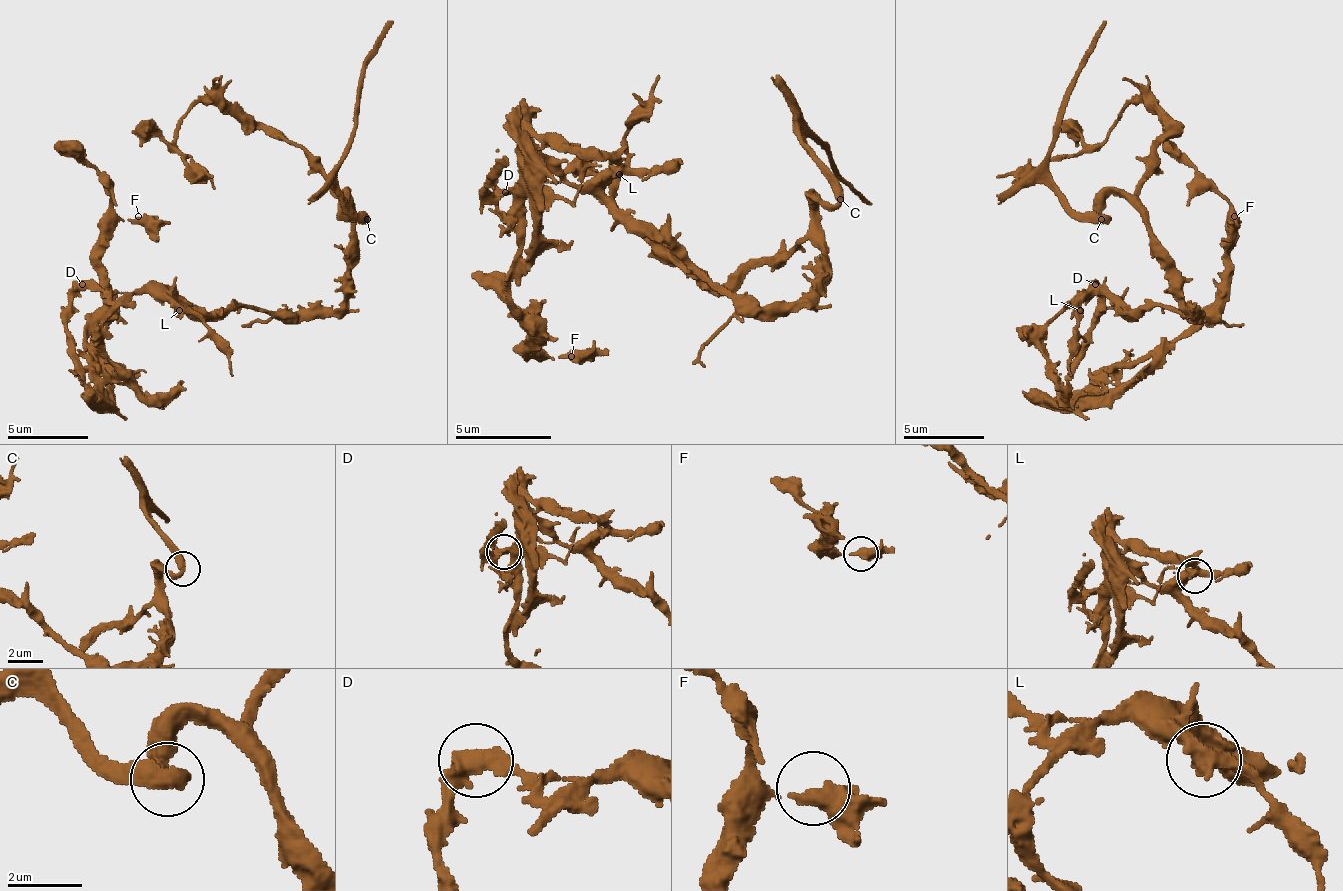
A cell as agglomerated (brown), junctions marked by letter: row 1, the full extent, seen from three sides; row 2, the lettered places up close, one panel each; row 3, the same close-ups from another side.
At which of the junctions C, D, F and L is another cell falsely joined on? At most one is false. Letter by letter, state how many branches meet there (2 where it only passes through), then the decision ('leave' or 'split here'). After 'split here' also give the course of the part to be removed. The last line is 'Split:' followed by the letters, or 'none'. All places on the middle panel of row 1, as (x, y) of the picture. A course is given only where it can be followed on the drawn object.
C: 2 | leave
D: 2 | leave
F: 2 | leave
L: 2 | leave
Split: none

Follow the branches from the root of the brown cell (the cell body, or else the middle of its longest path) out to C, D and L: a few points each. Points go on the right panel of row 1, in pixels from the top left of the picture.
C: (1125, 306), (1194, 310), (1177, 298), (1177, 269), (1165, 249), (1121, 196), (1104, 200), (1100, 221)
D: (1125, 306), (1116, 306), (1104, 294), (1084, 294), (1096, 285)
L: (1125, 306), (1116, 306), (1108, 298), (1092, 294), (1080, 310)

